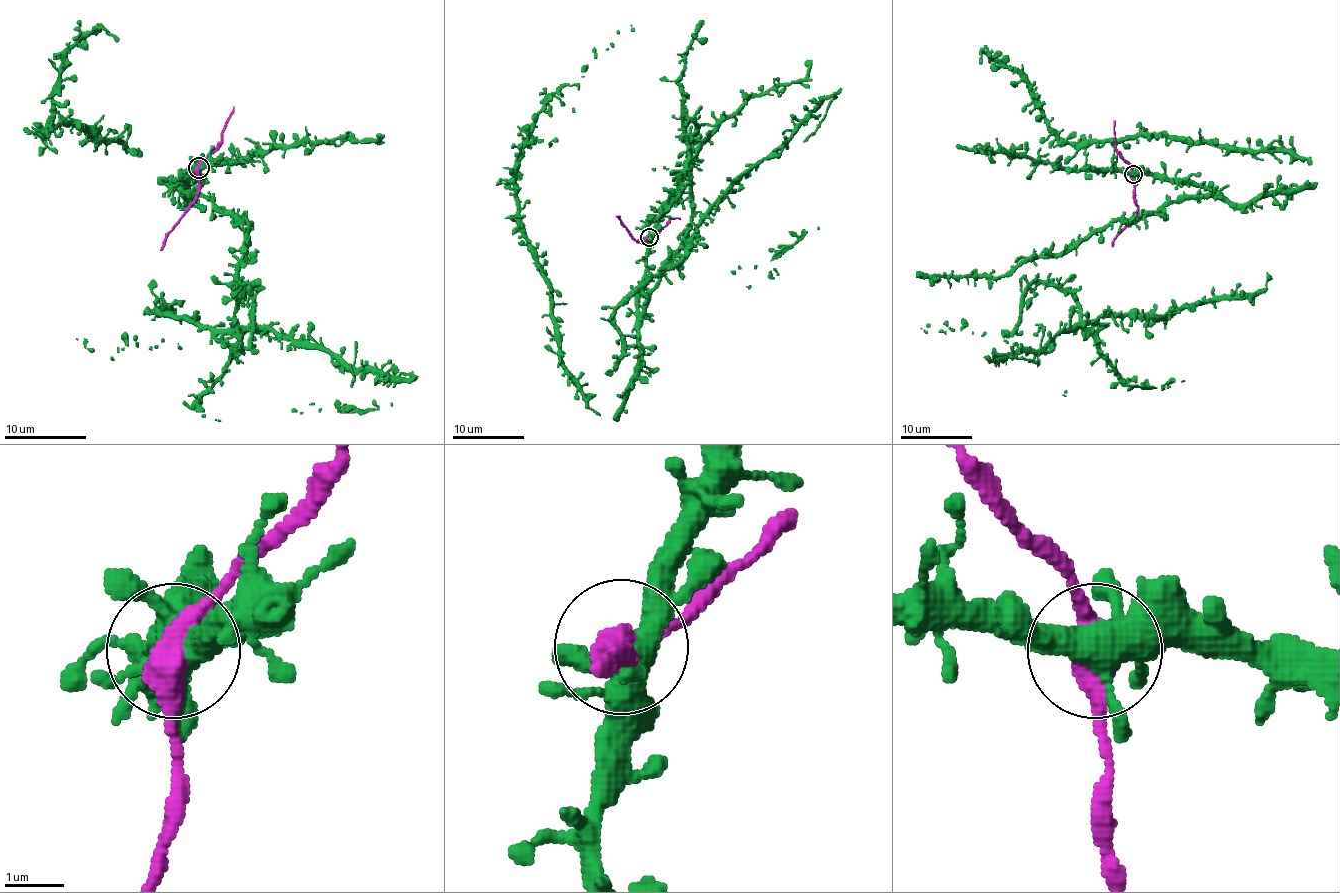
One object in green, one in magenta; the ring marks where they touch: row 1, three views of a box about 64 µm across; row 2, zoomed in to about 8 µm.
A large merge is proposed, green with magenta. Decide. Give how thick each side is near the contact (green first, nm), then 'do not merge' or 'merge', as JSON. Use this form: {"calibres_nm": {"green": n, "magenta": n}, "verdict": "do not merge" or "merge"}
{"calibres_nm": {"green": 420, "magenta": 420}, "verdict": "merge"}

